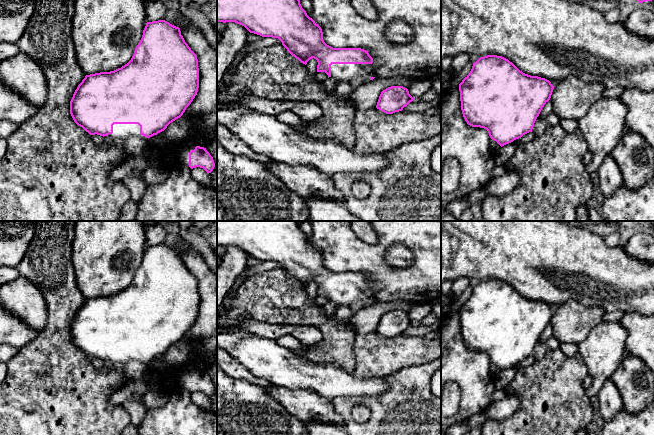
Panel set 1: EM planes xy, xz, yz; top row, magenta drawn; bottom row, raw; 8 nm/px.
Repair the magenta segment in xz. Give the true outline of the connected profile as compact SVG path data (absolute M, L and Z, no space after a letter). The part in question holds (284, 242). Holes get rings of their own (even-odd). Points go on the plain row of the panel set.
M217 221L217 246L235 246L244 250L250 257L278 262L287 275L301 287L306 289L310 283L316 283L317 296L325 296L328 302L333 302L336 307L350 306L355 301L362 301L367 307L377 301L373 282L368 275L361 272L333 272L327 269L323 264L321 251L307 239L297 221Z

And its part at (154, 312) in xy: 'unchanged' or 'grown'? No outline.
grown

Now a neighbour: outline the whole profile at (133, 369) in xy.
M129 361L122 370L119 370L128 379L141 379L148 371L148 366L139 361Z

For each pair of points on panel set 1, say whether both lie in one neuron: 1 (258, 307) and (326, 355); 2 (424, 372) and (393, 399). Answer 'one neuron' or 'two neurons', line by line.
1: one neuron
2: one neuron

